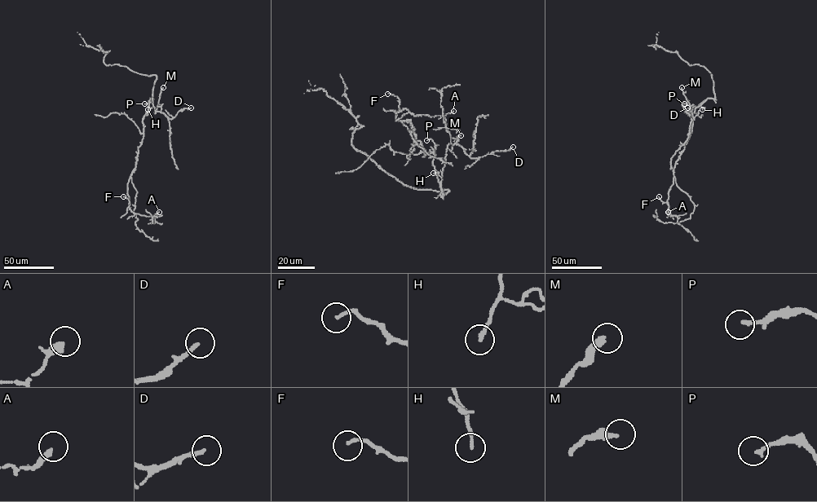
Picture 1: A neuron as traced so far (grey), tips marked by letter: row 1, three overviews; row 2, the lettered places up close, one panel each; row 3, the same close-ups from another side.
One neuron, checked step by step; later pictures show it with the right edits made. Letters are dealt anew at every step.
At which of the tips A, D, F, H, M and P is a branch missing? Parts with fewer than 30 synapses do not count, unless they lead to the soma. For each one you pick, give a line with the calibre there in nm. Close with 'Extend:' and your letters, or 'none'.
D: calibre 190 nm
M: calibre 240 nm
Extend: D, M

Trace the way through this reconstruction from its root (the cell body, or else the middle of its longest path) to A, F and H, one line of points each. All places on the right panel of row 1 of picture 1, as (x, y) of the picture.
A: (691, 112), (691, 134), (676, 163), (673, 182), (669, 193), (667, 212), (671, 216), (668, 212)
F: (691, 112), (691, 134), (676, 163), (668, 199), (663, 202), (659, 196)
H: (691, 112), (693, 107), (699, 104), (702, 109)

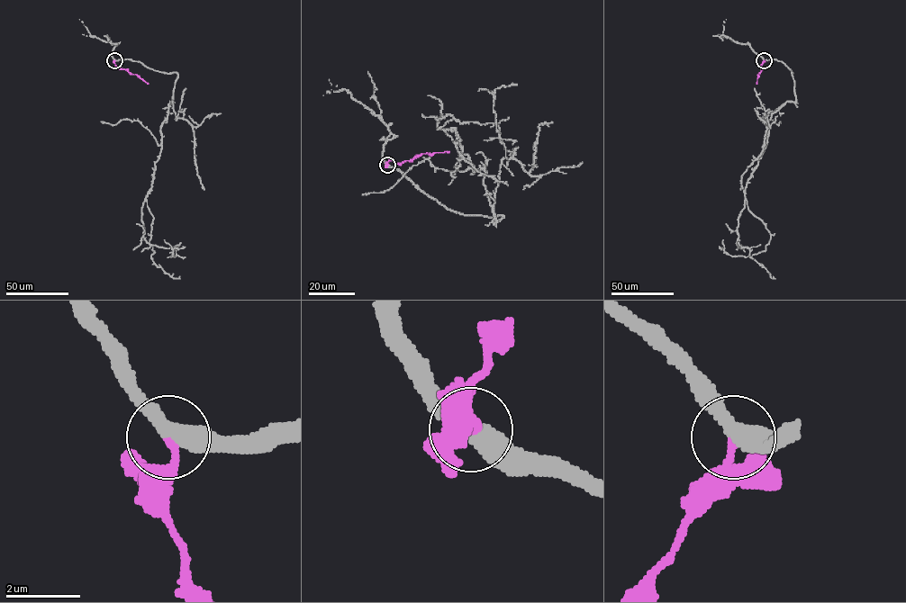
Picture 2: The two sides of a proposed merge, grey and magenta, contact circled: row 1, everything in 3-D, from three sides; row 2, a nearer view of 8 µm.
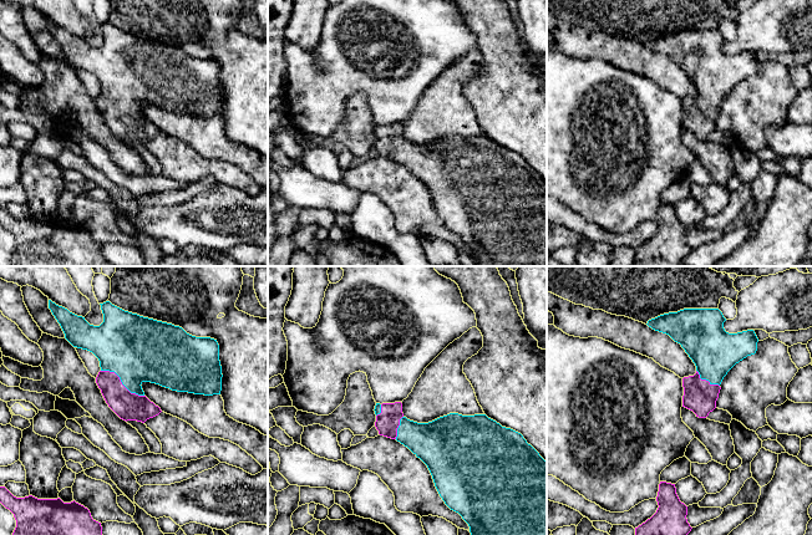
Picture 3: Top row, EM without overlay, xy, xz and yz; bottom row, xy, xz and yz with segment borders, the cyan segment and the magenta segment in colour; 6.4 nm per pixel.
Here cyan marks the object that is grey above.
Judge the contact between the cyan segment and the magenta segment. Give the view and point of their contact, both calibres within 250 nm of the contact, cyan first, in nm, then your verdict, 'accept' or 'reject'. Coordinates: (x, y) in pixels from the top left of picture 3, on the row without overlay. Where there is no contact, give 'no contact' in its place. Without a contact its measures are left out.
xy (121, 102) | 420/180 nm | accept

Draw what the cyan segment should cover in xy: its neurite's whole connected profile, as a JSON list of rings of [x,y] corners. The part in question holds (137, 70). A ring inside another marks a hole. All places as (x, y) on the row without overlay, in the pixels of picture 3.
[[[49,21],[49,30],[60,45],[65,60],[73,68],[87,71],[98,80],[101,92],[96,105],[108,128],[121,141],[144,144],[162,133],[144,117],[141,107],[143,103],[177,113],[220,116],[223,96],[217,61],[192,57],[179,47],[125,32],[110,22],[100,26],[103,44],[93,47],[85,39]]]

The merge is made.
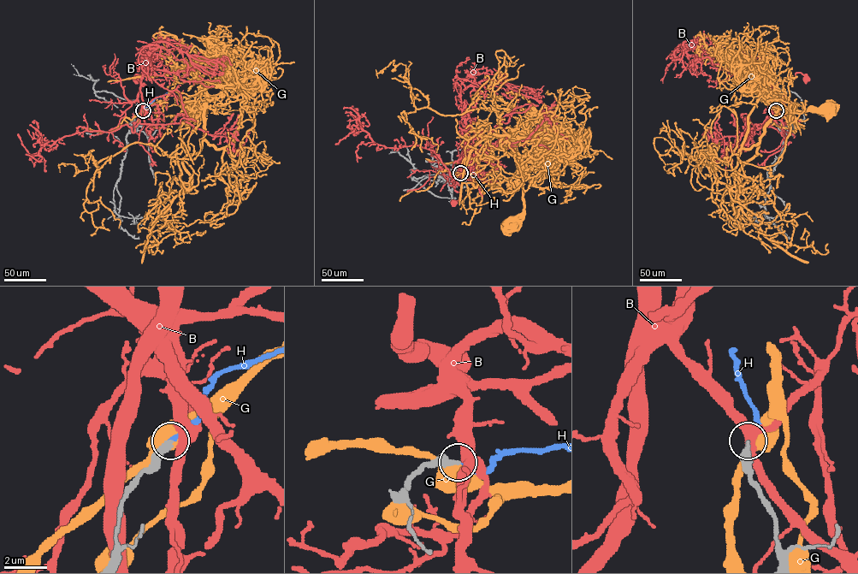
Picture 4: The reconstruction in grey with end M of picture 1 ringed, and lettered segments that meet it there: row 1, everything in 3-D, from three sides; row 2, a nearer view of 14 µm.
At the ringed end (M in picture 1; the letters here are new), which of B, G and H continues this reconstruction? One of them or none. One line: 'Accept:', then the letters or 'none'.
Accept: H

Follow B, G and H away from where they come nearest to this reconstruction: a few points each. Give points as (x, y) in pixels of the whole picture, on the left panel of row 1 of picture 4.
B: (143, 110), (140, 84), (135, 76), (139, 78), (144, 72), (134, 78)
G: (142, 110), (151, 104), (163, 101), (173, 88), (183, 102), (203, 100), (206, 110), (195, 109)
H: (143, 110), (155, 98), (171, 91)

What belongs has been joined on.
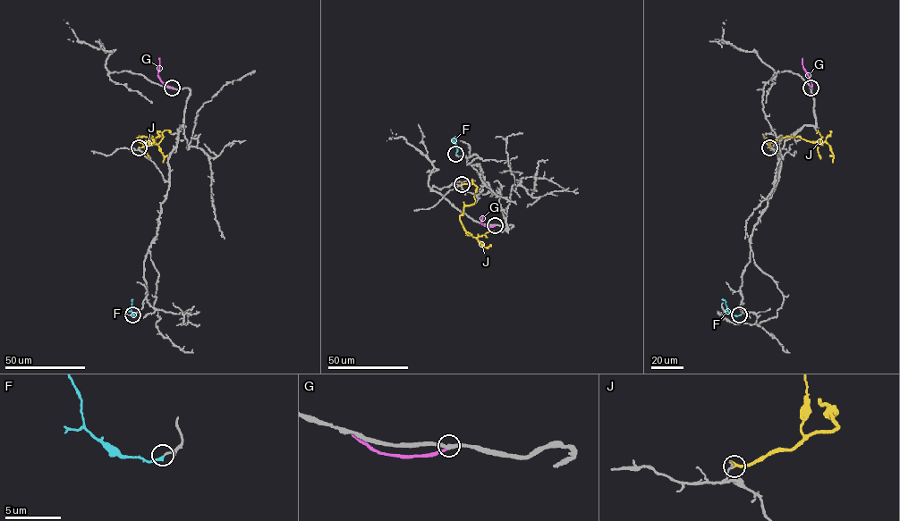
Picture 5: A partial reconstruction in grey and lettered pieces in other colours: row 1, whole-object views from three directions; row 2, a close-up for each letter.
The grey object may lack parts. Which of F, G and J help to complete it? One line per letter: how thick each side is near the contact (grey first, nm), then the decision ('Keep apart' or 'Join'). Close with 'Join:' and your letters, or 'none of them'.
F: Thickness 160 nm (grey) against 260 nm. Join
G: Thickness 360 nm (grey) against 300 nm. Keep apart
J: Thickness 120 nm (grey) against 340 nm. Keep apart
Join: F

